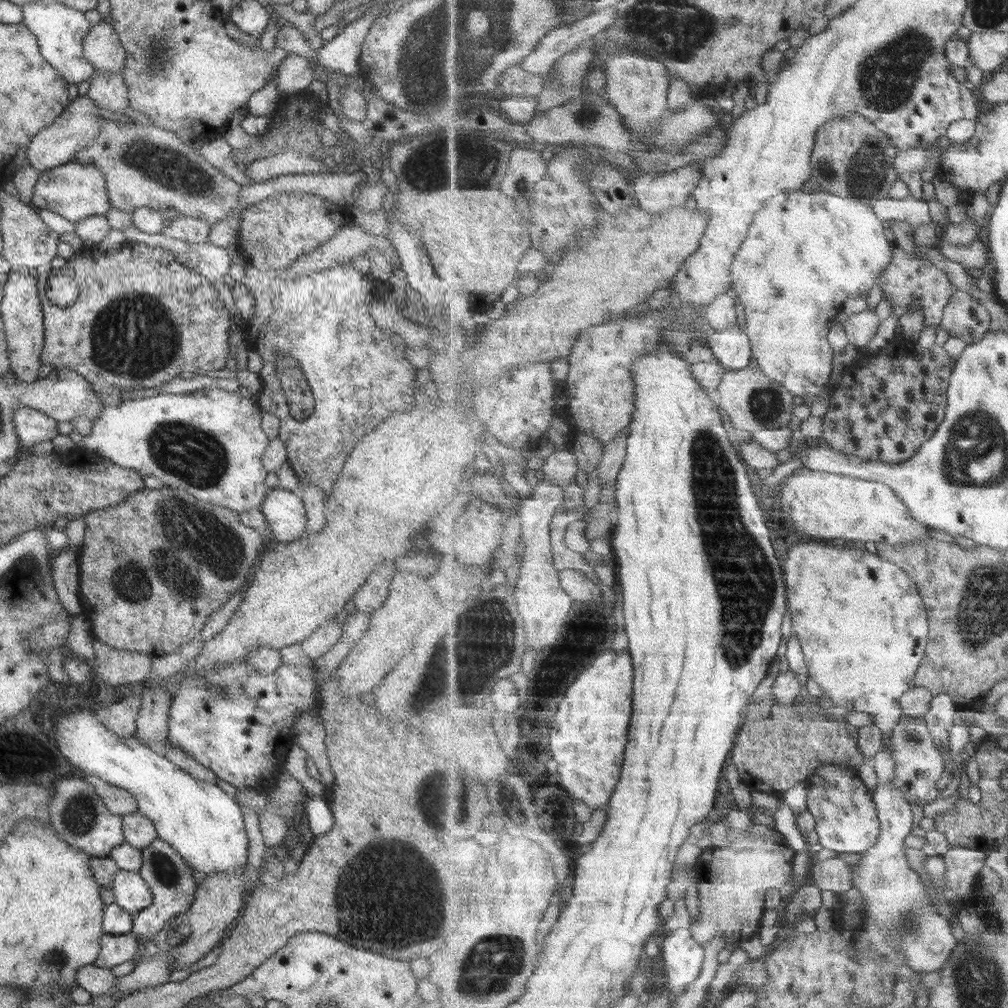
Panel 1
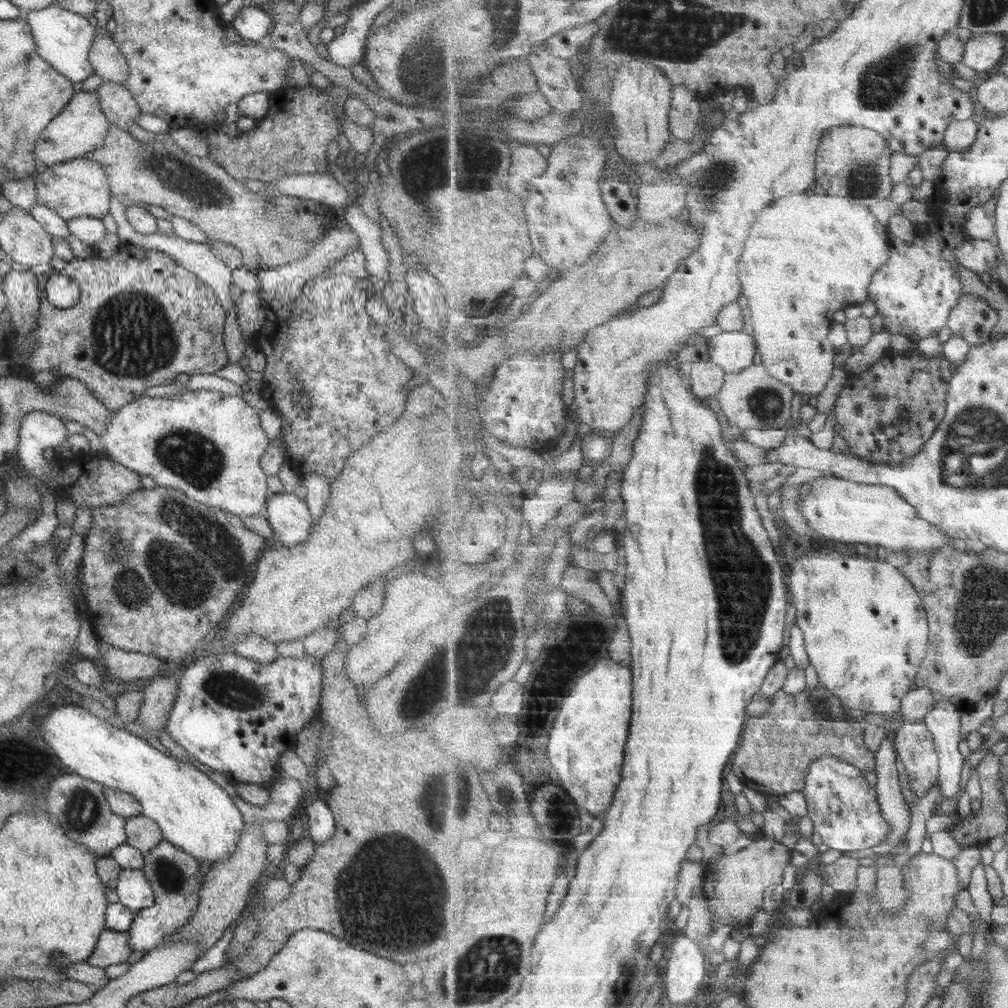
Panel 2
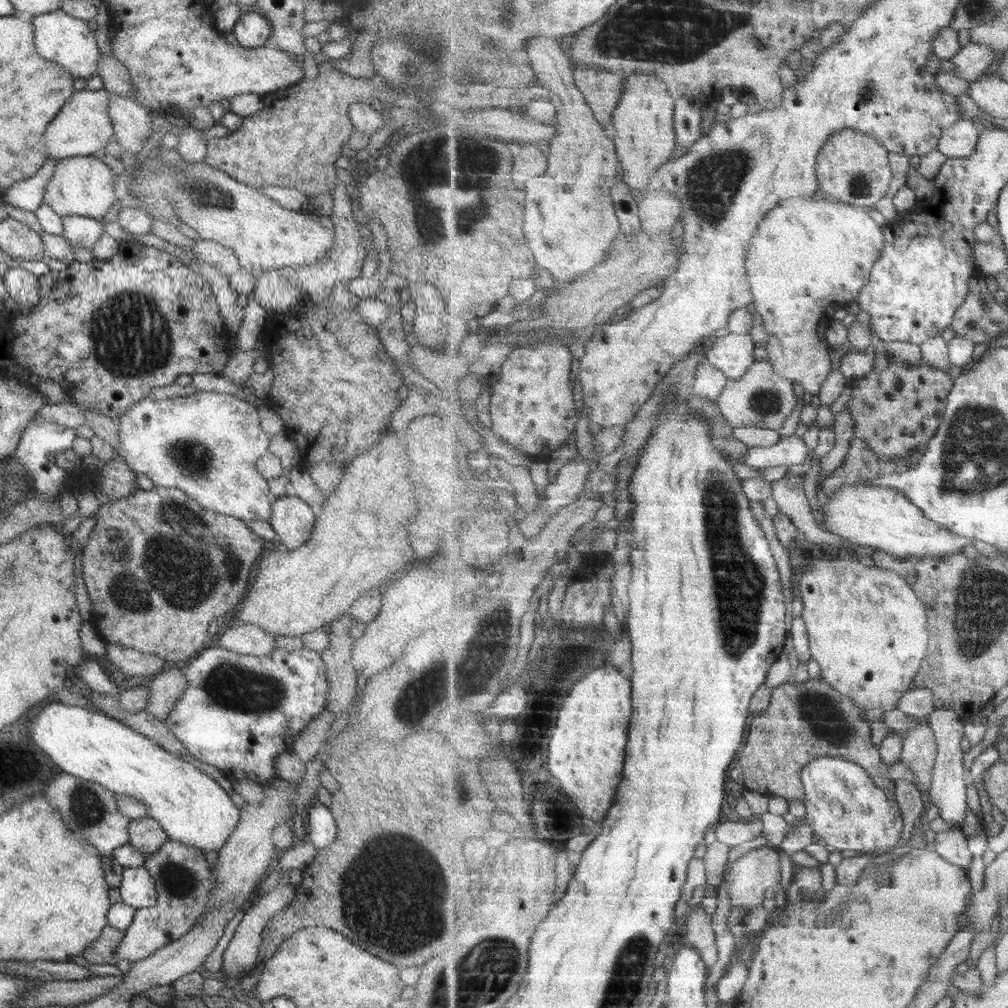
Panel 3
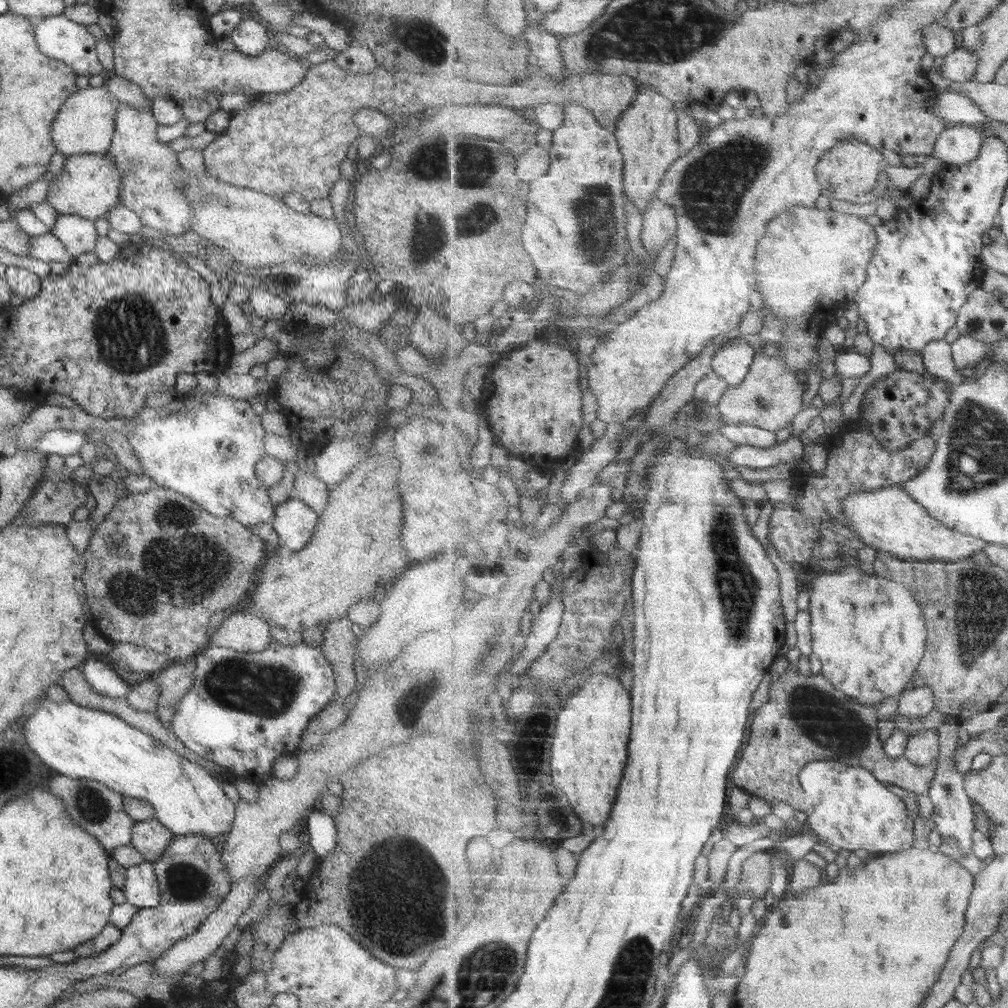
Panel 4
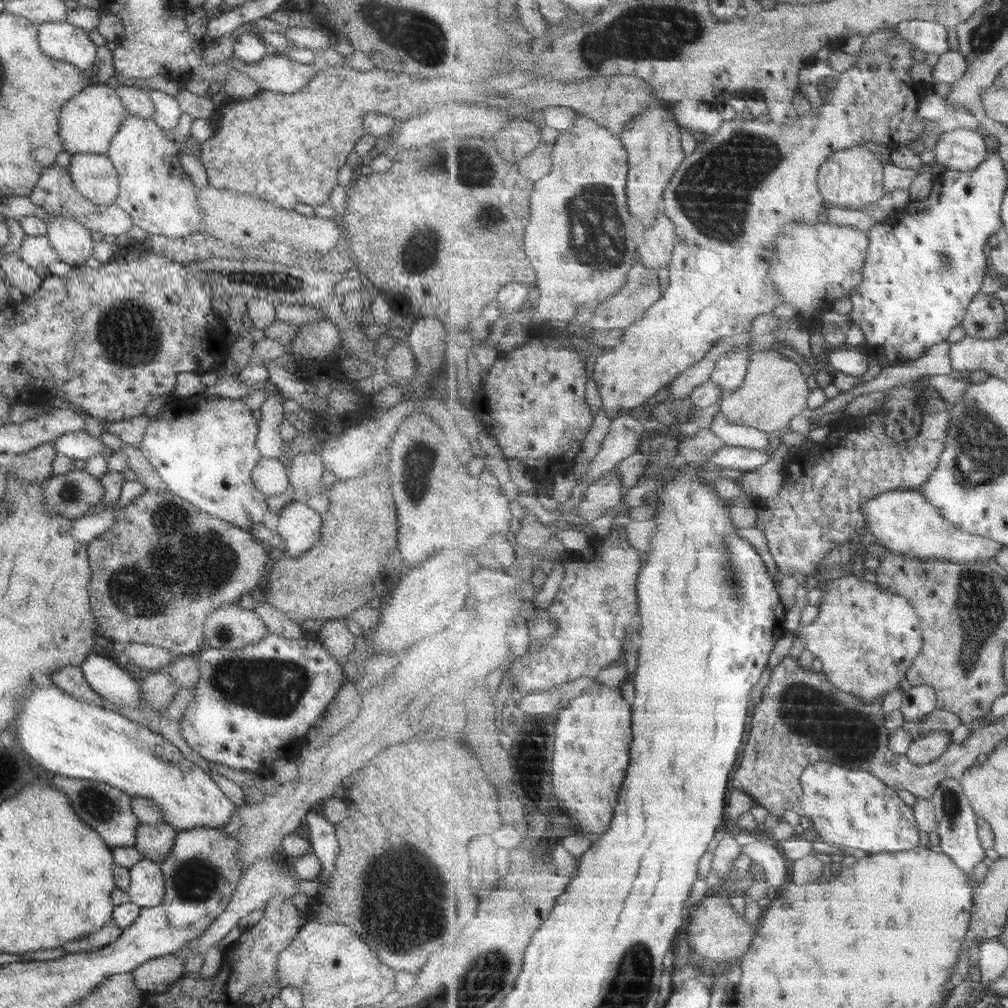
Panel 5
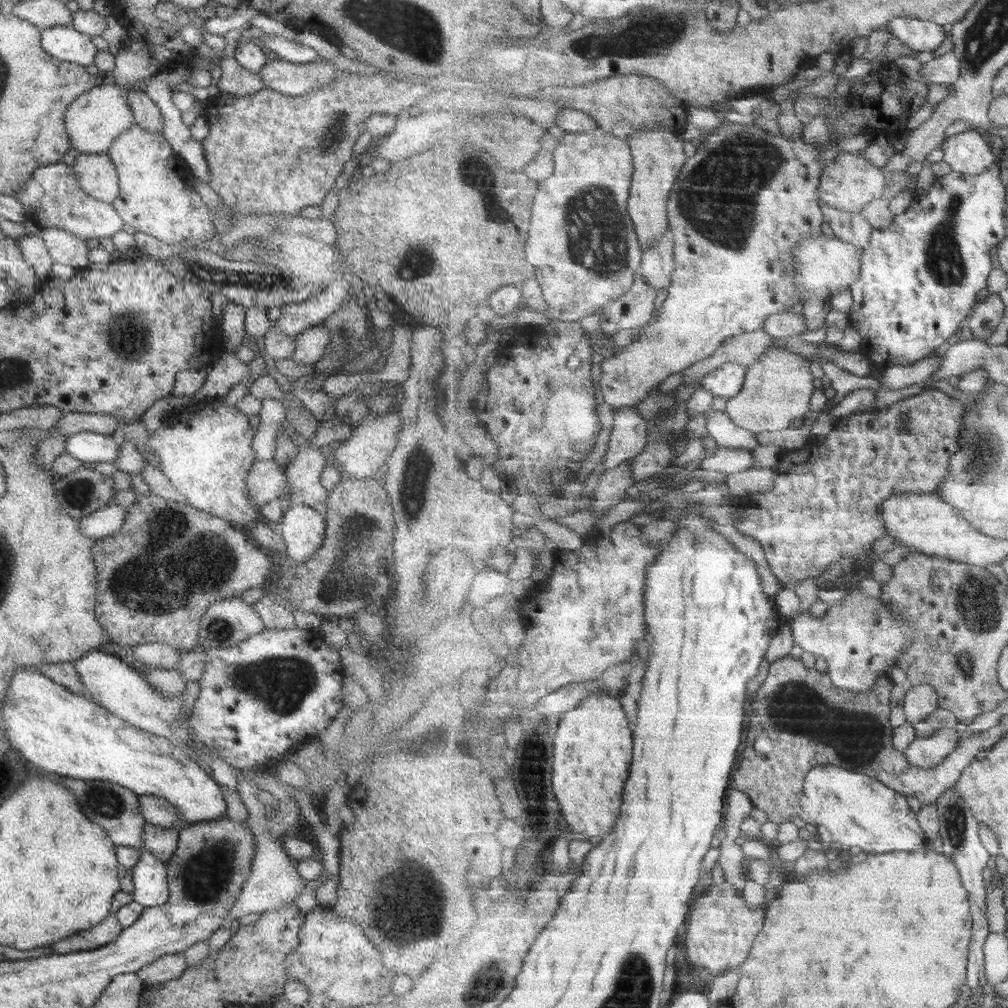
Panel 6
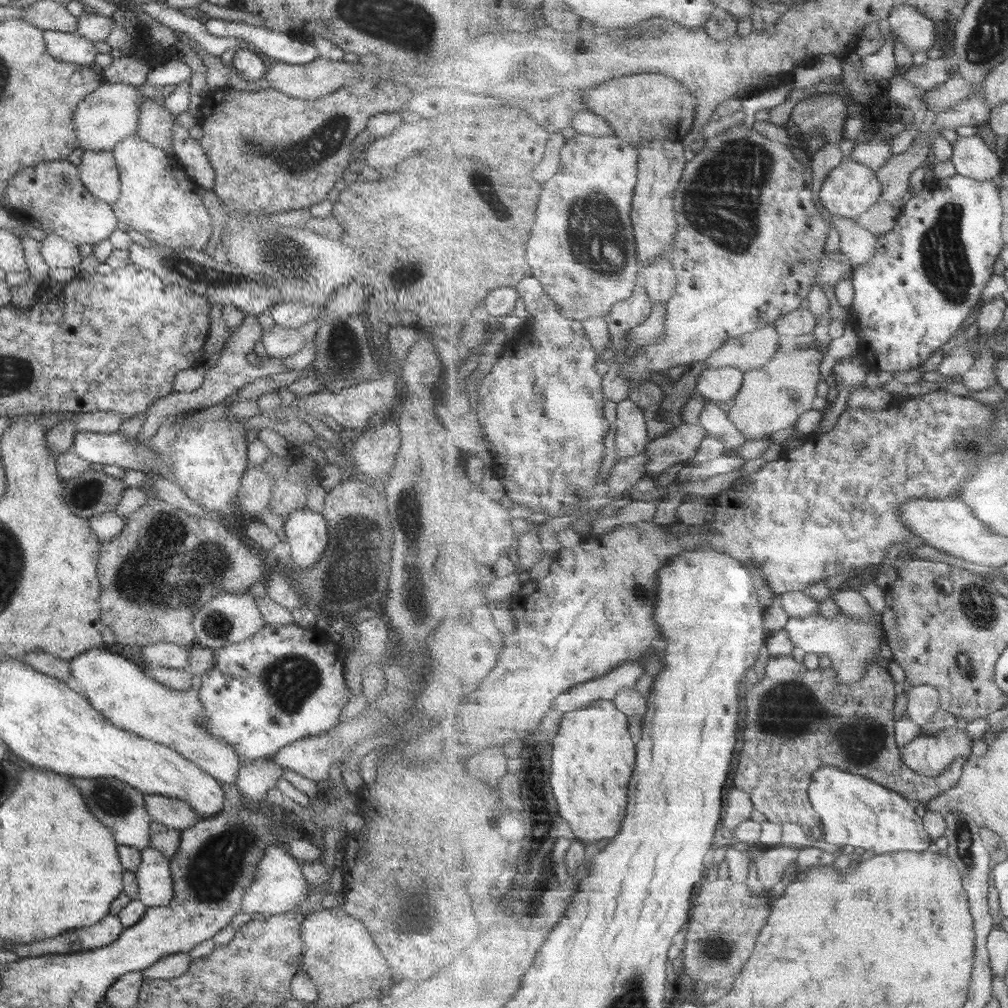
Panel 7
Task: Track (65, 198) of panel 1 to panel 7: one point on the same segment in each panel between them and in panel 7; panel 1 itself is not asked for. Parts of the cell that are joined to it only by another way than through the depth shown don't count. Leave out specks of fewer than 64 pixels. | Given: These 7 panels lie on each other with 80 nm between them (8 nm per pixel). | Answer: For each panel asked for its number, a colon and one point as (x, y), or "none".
2: (78, 187)
3: (83, 186)
4: (87, 186)
5: (93, 176)
6: (95, 173)
7: (98, 173)

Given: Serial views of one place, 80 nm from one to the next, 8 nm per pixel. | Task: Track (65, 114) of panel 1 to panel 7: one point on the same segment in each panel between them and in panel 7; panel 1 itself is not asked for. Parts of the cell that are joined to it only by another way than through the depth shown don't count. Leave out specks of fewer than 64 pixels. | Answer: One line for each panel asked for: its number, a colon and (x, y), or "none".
2: (81, 126)
3: (82, 126)
4: (84, 124)
5: (87, 122)
6: (94, 119)
7: (109, 114)

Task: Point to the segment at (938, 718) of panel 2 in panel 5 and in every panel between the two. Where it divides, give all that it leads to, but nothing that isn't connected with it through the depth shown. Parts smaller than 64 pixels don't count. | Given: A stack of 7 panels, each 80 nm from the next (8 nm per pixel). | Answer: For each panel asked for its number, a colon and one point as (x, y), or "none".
3: (948, 792)
4: (953, 815)
5: (956, 819)

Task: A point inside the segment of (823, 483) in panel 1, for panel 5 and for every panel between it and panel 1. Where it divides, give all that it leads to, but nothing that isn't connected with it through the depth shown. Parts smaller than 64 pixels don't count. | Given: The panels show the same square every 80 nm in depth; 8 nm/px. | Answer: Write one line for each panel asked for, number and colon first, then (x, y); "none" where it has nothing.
2: (836, 508)
3: (880, 517)
4: (890, 519)
5: (906, 522)

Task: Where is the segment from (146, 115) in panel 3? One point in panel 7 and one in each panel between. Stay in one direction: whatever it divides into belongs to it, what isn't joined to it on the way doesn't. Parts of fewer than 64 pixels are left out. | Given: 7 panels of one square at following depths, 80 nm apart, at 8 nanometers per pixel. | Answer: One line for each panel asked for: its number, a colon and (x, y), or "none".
4: (150, 186)
5: (154, 192)
6: (156, 196)
7: (157, 199)

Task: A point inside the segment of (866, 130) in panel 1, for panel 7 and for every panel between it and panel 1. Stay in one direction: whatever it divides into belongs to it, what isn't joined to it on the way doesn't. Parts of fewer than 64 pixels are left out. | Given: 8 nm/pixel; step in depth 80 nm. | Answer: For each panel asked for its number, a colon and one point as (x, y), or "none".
2: (854, 162)
3: (854, 167)
4: (855, 171)
5: (852, 178)
6: (851, 182)
7: (850, 189)

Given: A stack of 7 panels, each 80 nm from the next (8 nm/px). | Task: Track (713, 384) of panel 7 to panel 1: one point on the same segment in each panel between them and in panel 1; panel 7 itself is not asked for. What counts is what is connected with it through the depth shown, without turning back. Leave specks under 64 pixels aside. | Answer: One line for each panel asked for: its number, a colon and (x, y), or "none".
1: (732, 348)
2: (733, 351)
3: (733, 354)
4: (732, 363)
5: (730, 373)
6: (726, 382)

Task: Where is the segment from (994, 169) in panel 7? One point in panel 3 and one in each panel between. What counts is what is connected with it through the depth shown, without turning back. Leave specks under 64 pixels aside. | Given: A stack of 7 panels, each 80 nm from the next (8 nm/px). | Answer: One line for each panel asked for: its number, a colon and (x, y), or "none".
3: (959, 141)
4: (961, 144)
5: (962, 149)
6: (968, 152)

